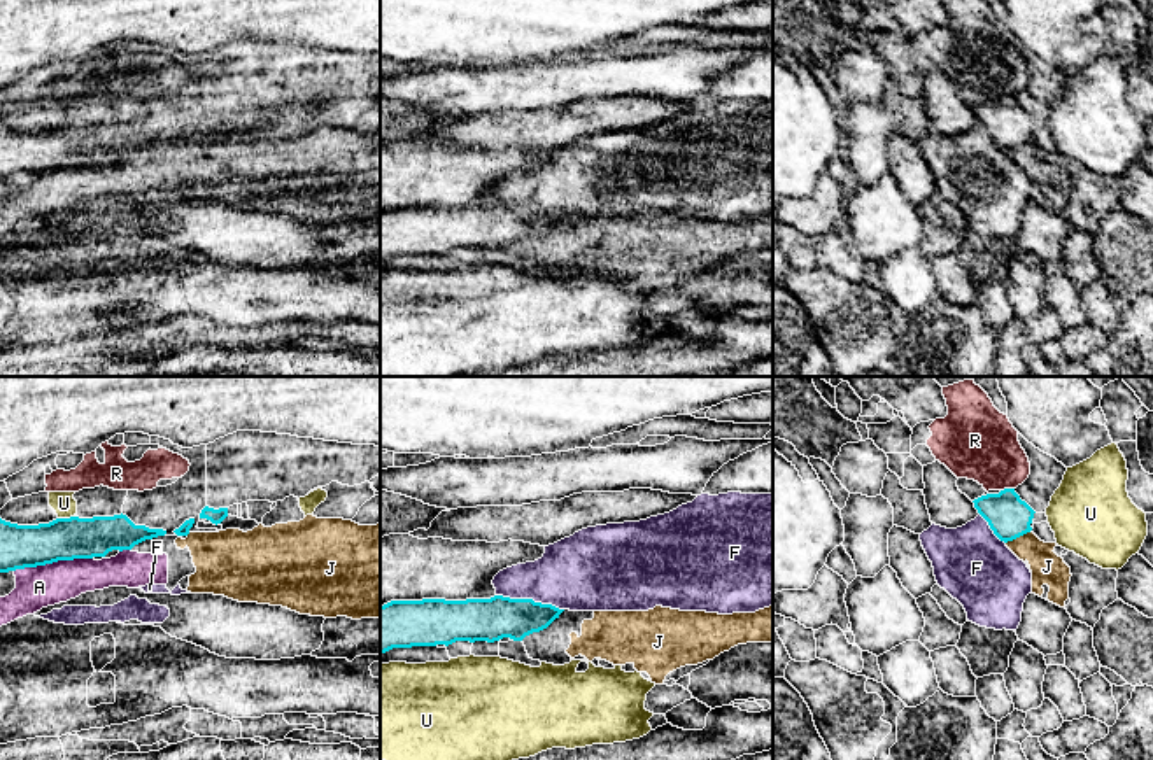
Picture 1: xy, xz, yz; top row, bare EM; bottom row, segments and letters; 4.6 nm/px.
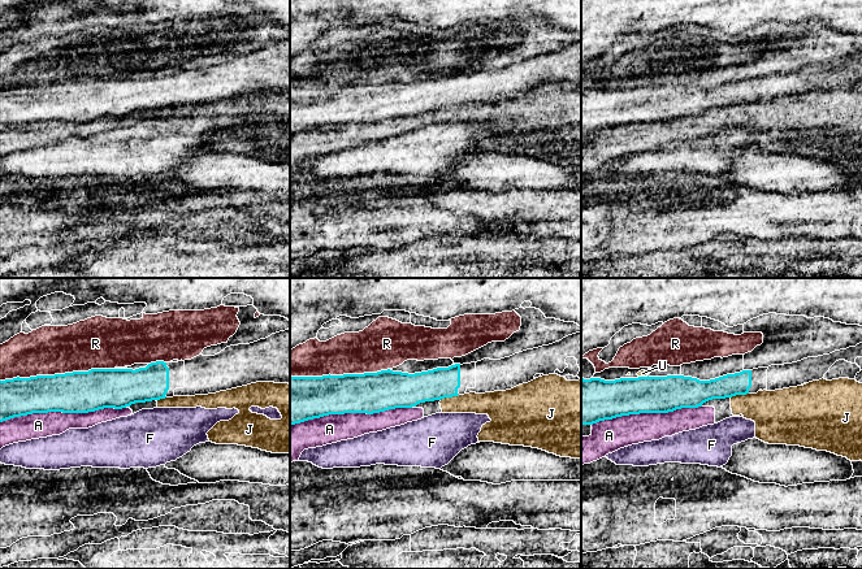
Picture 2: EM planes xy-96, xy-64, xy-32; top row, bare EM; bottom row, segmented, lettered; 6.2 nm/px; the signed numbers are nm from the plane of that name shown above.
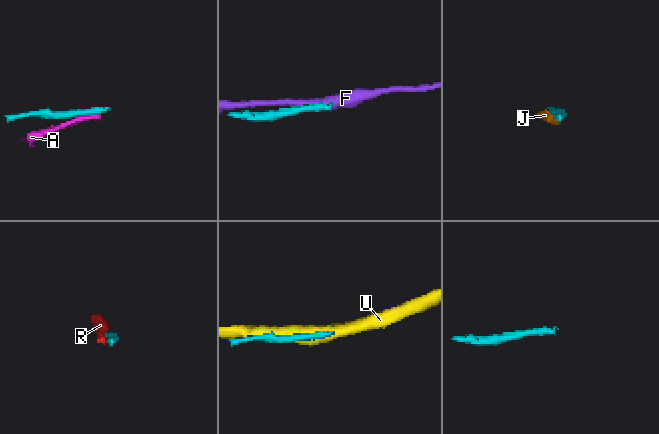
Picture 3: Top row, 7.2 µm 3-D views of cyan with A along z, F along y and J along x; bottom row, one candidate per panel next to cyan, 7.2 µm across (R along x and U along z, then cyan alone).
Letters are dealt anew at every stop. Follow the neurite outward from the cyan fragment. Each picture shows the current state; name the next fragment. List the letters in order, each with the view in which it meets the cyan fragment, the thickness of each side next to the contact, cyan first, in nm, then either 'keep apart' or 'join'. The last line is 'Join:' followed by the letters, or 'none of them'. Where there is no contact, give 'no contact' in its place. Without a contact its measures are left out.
A: xy | 190/190 nm | keep apart
F: xz | 190/340 nm | keep apart
J: yz | 200/150 nm | keep apart
R: yz | 200/340 nm | keep apart
U: xy | 190/110 nm | keep apart
Join: none of them

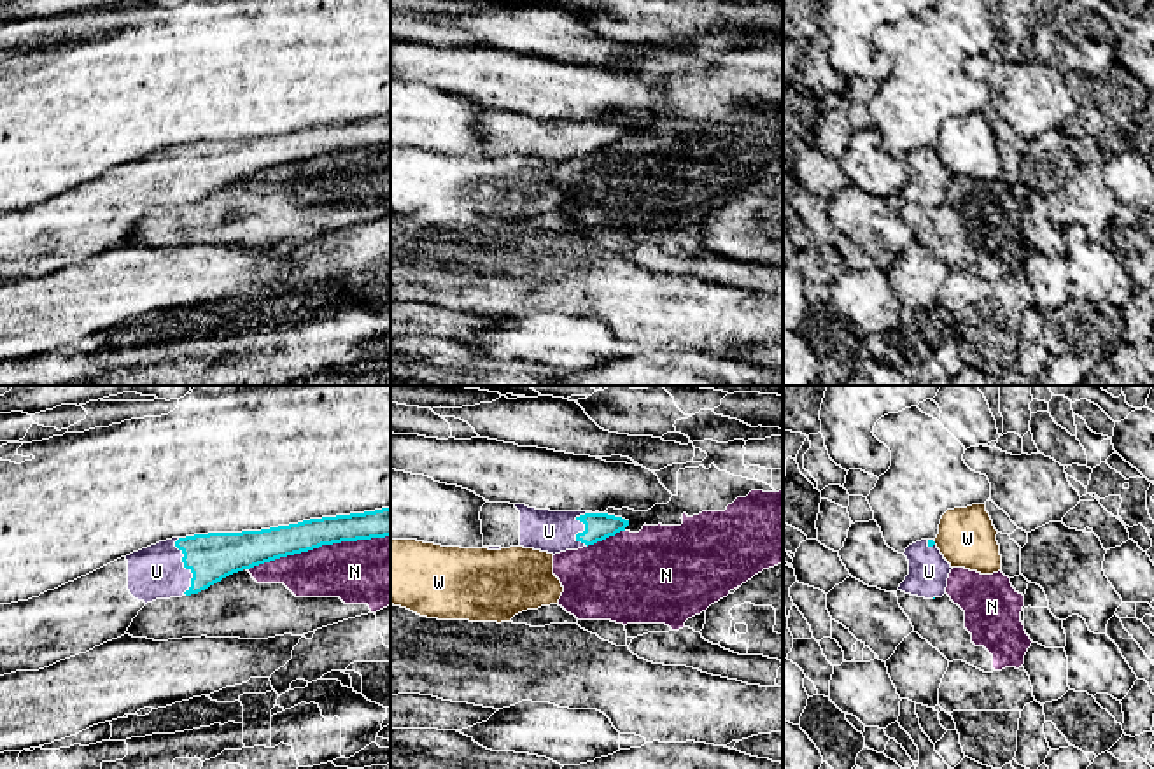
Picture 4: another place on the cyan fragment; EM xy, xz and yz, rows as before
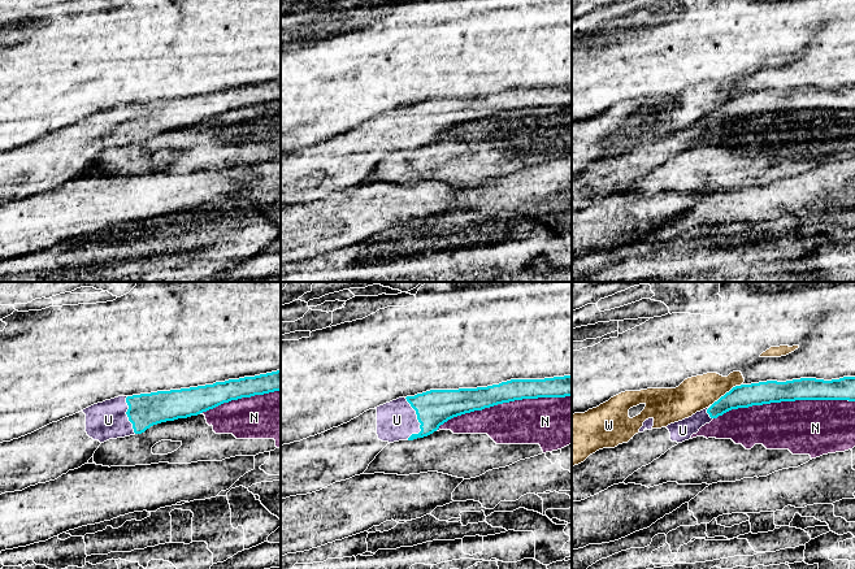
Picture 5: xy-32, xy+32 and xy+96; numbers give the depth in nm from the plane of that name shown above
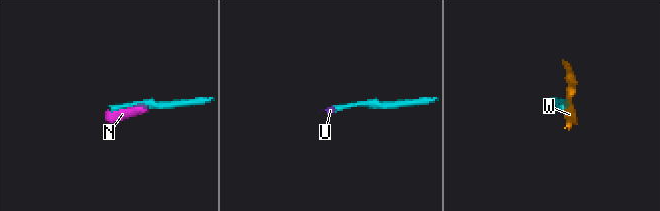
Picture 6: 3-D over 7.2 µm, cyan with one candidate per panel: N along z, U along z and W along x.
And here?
N: xy | 150/300 nm | keep apart
U: xy | 220/240 nm | join
W: yz | 30/280 nm | keep apart
Join: U

